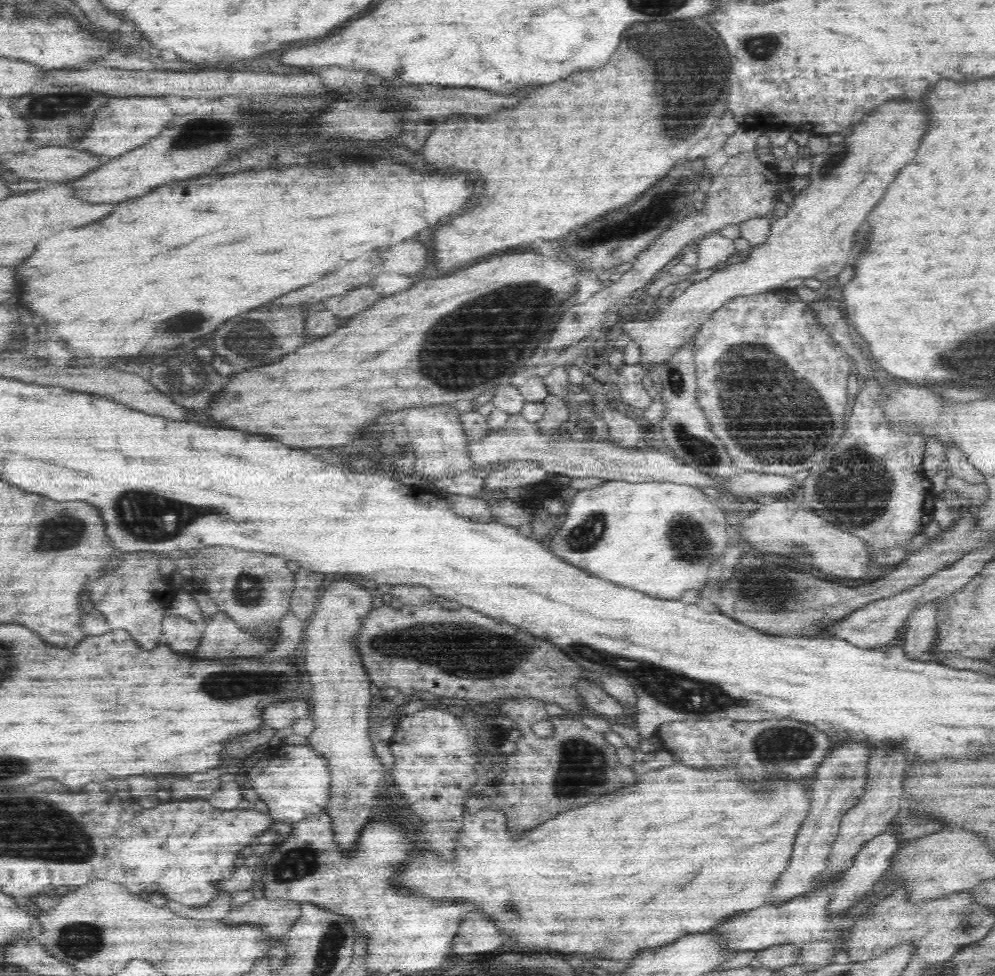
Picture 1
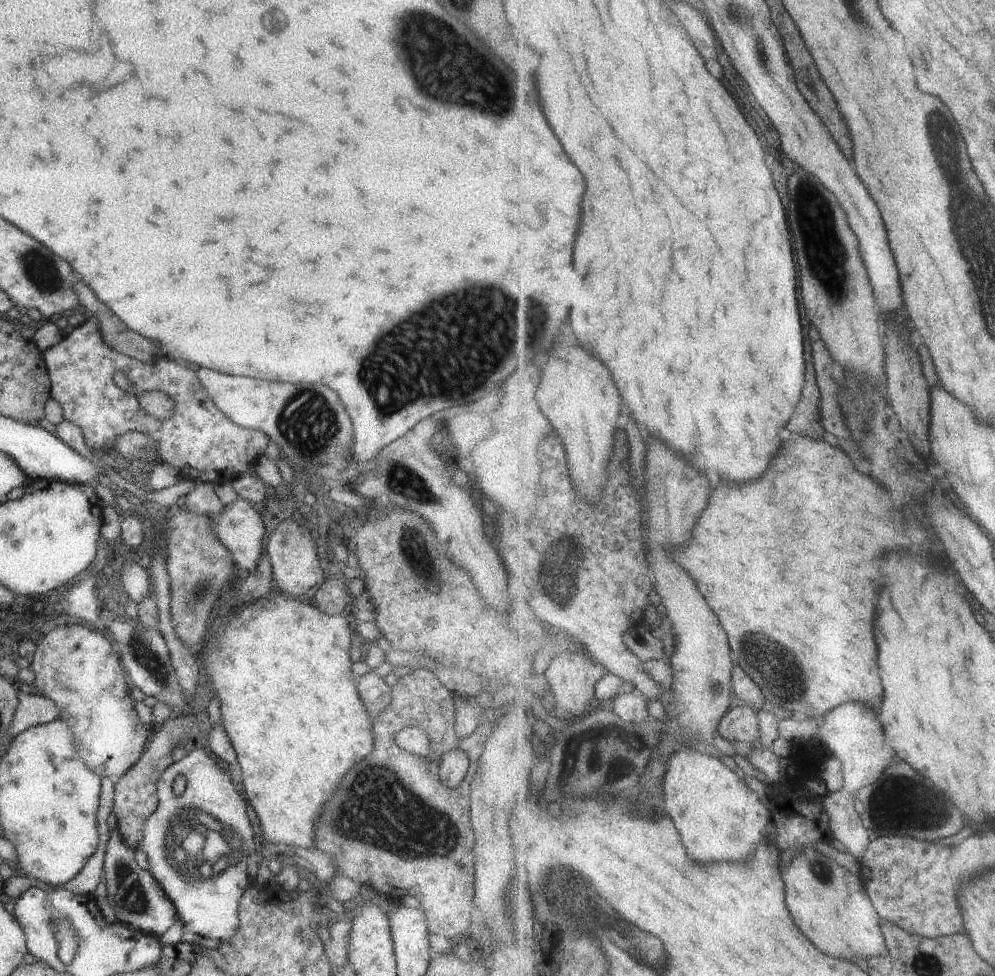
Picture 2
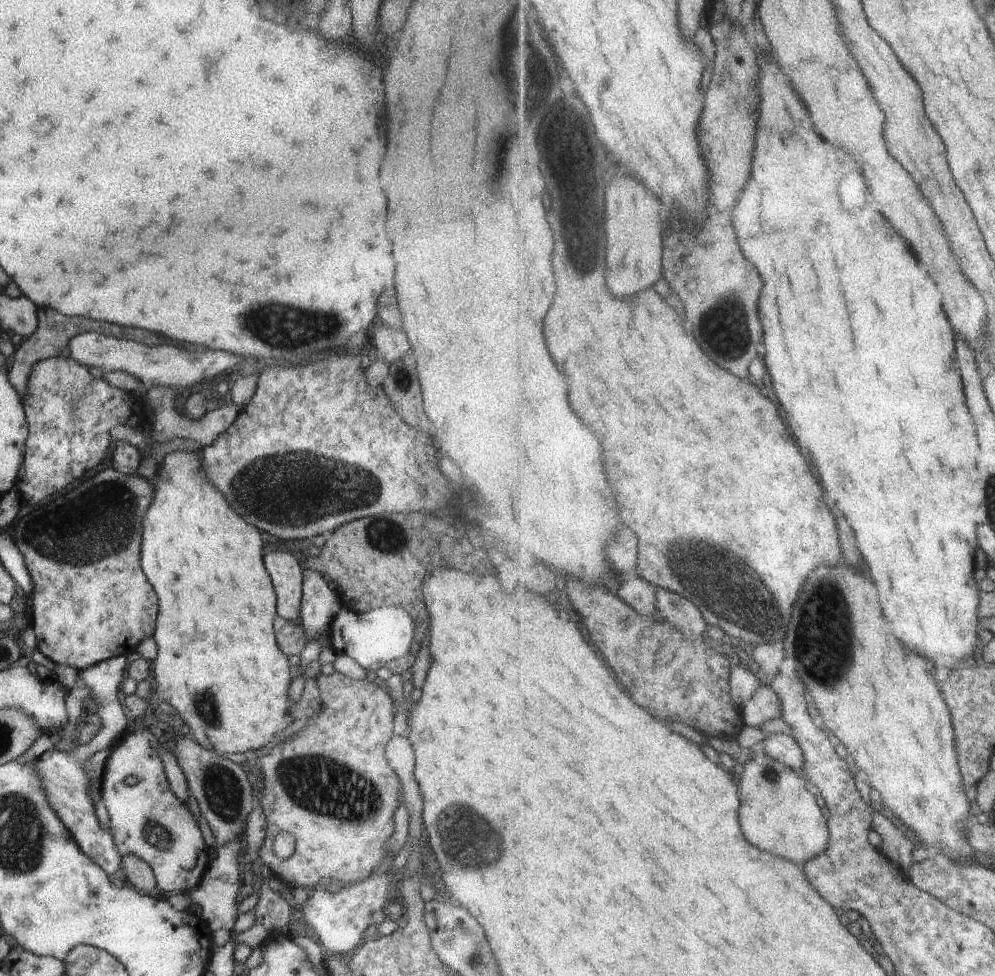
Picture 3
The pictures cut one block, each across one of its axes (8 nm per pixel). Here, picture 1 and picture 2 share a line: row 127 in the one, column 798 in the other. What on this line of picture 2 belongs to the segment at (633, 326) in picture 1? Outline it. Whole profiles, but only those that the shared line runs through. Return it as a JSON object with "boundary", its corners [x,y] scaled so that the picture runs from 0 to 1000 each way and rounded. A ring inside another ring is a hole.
{"boundary":[[[817,866],[809,871],[810,875],[788,887],[787,898],[792,906],[794,932],[810,959],[814,959],[826,975],[834,975],[834,980],[850,984],[890,980],[892,969],[886,955],[885,935],[880,932],[864,898],[841,885],[830,869]]]}

